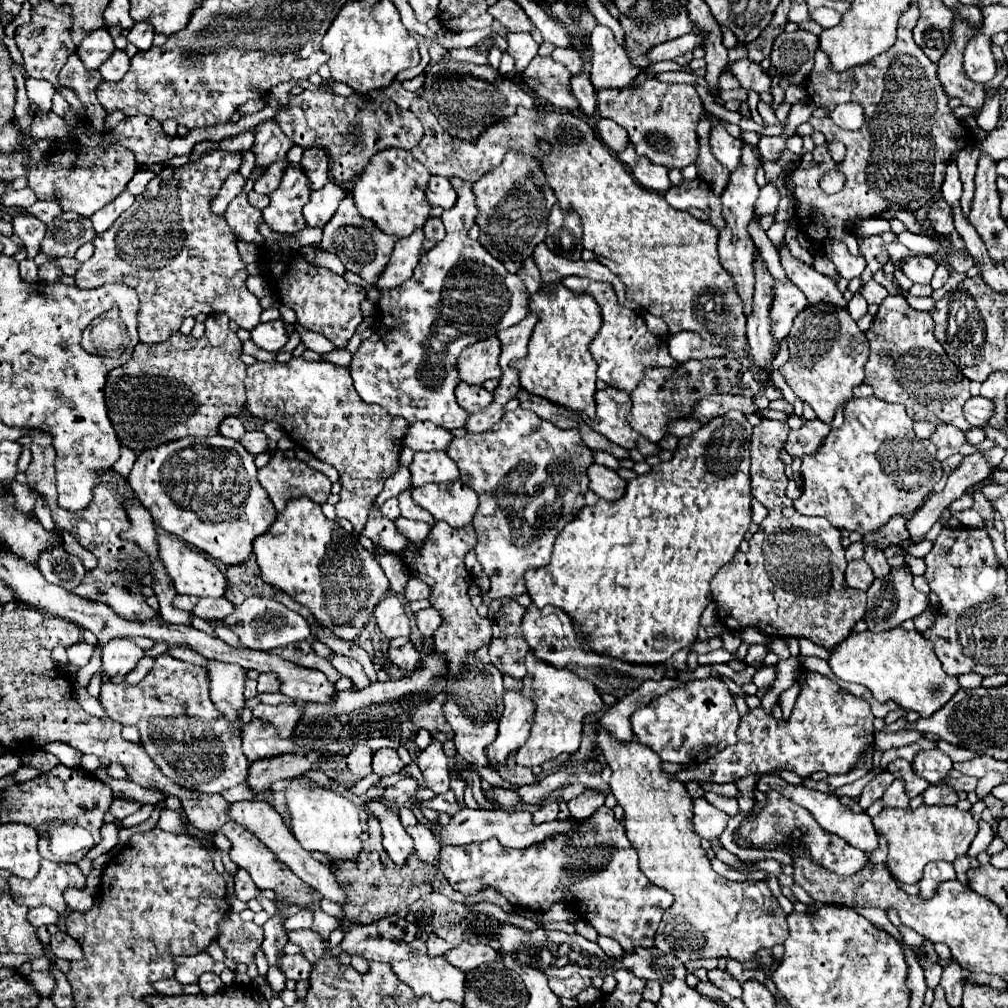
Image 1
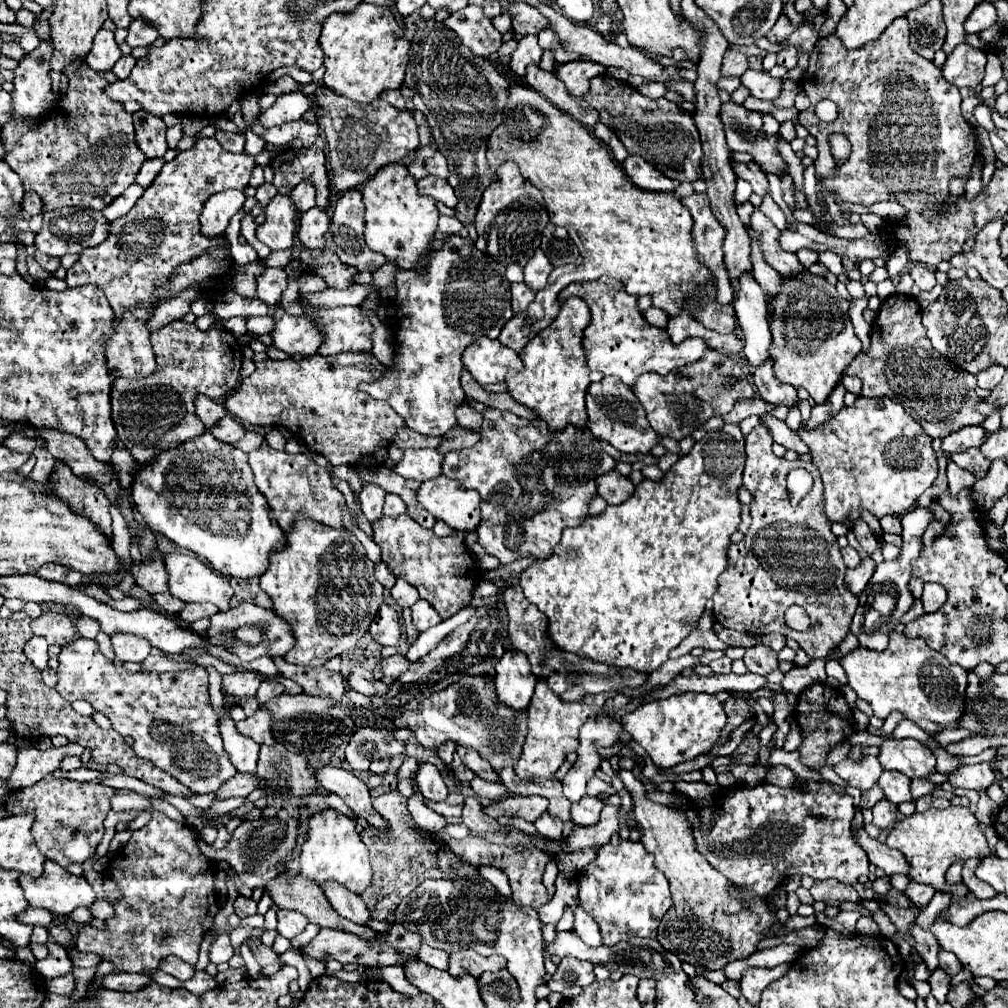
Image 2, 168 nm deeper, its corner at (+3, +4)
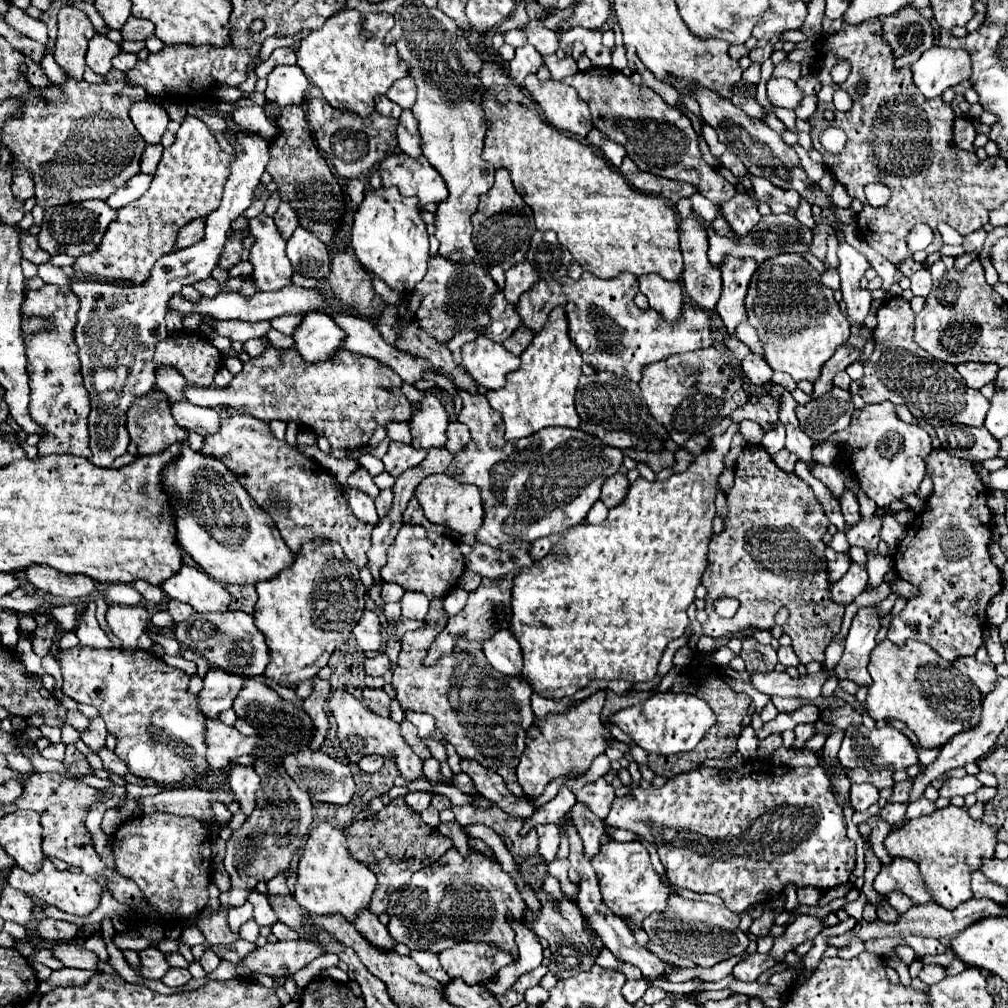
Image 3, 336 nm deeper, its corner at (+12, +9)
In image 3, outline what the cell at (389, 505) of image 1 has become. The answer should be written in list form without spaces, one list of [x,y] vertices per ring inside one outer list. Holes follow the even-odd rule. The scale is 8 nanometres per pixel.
[[[380,490],[378,498],[376,498],[378,516],[384,516],[388,512],[388,508],[392,508],[392,490]]]

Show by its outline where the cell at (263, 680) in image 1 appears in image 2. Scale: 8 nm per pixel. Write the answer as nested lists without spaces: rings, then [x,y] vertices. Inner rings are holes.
[[[239,671],[235,675],[223,675],[223,693],[233,693],[235,697],[253,697],[261,685],[263,677],[253,671]]]

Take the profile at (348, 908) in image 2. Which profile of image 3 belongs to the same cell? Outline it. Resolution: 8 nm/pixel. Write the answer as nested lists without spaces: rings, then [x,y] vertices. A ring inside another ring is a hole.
[[[370,910],[364,912],[364,916],[360,916],[360,920],[356,920],[354,926],[378,950],[382,950],[382,952],[392,952],[394,950],[394,940],[390,936],[388,928]]]

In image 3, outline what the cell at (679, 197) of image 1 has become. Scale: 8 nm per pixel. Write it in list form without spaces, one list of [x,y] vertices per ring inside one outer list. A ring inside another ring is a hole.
[[[690,214],[680,226],[680,250],[684,254],[684,290],[704,310],[714,310],[722,294],[720,270],[708,262],[708,238],[702,220]]]

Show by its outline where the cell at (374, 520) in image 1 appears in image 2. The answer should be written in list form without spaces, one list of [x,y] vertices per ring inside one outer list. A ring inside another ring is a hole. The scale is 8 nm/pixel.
[[[365,483],[361,493],[359,493],[359,501],[361,501],[361,511],[367,517],[369,523],[377,521],[383,517],[383,499],[385,499],[385,491],[377,485]]]

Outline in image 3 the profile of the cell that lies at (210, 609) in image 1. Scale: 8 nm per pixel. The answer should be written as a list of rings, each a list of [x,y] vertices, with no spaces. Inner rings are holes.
[[[170,600],[170,602],[168,602],[168,614],[174,618],[174,622],[182,622],[182,620],[186,620],[188,616],[192,616],[194,612],[192,612],[192,608],[190,608],[188,604],[178,602],[178,600]]]

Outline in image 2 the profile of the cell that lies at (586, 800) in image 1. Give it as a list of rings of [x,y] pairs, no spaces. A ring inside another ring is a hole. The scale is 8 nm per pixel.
[[[581,797],[577,803],[571,803],[571,821],[577,825],[595,825],[599,821],[599,813],[603,809],[603,801],[597,797]]]

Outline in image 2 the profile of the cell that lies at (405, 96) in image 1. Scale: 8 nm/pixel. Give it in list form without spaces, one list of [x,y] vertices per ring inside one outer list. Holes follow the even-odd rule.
[[[397,89],[397,91],[385,91],[385,93],[381,93],[381,99],[389,101],[389,103],[395,105],[397,109],[405,109],[405,99],[403,99],[403,95],[401,95],[399,89]]]

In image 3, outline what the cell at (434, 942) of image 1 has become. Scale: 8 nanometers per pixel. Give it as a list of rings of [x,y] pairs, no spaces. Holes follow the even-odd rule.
[[[412,952],[412,958],[416,960],[416,964],[426,972],[430,974],[432,978],[436,978],[440,984],[448,984],[450,982],[450,976],[442,970],[440,962],[438,962],[438,956],[432,954],[432,952]]]

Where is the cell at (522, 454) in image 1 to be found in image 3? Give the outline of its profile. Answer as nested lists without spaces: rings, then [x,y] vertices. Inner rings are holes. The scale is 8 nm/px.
[[[458,386],[456,390],[464,402],[464,408],[458,414],[457,420],[468,426],[471,440],[468,442],[468,448],[460,452],[460,456],[454,456],[446,474],[452,476],[454,480],[476,484],[482,492],[486,514],[484,514],[484,524],[480,526],[476,538],[488,546],[498,548],[502,544],[512,544],[512,542],[534,542],[536,538],[544,538],[554,532],[566,532],[570,526],[580,524],[586,518],[592,504],[600,500],[602,484],[610,476],[614,476],[622,466],[624,454],[616,448],[600,444],[596,436],[588,436],[582,430],[570,430],[570,428],[544,428],[544,444],[518,450],[516,444],[504,440],[502,416],[496,410],[492,410],[486,396],[470,394]]]

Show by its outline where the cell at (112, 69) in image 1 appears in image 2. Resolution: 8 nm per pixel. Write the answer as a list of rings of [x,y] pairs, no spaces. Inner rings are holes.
[[[123,55],[117,63],[115,63],[115,67],[111,69],[119,79],[125,79],[127,75],[129,75],[129,71],[133,69],[133,65],[135,65],[135,57],[133,55]]]

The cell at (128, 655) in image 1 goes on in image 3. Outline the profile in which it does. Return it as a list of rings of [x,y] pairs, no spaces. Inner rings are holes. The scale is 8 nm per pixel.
[[[112,604],[108,608],[106,620],[112,632],[122,640],[122,648],[136,648],[138,636],[148,626],[148,610],[144,606],[122,606]]]

